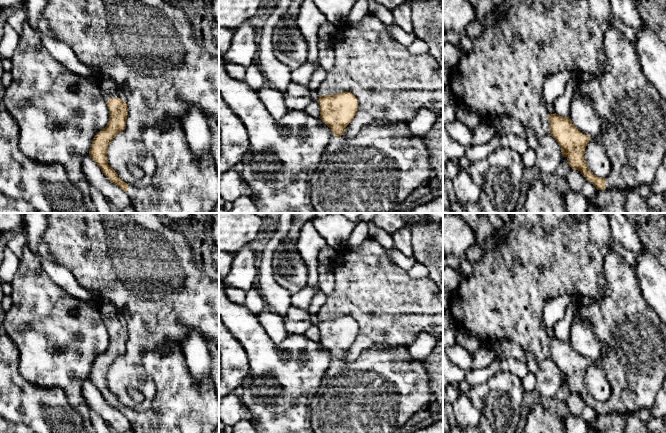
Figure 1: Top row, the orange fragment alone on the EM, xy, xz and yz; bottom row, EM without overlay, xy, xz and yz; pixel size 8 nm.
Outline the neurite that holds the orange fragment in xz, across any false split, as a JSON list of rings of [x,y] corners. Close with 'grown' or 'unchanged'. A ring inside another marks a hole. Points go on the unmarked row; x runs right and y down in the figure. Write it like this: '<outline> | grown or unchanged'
[[[351,316],[323,319],[318,324],[319,342],[331,353],[333,360],[341,361],[357,336],[358,325]]] | unchanged

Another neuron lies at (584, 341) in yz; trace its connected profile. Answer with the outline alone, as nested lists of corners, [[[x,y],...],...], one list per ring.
[[[573,317],[570,343],[582,358],[593,363],[600,359],[604,350],[604,342],[593,332],[588,320],[581,317]]]

